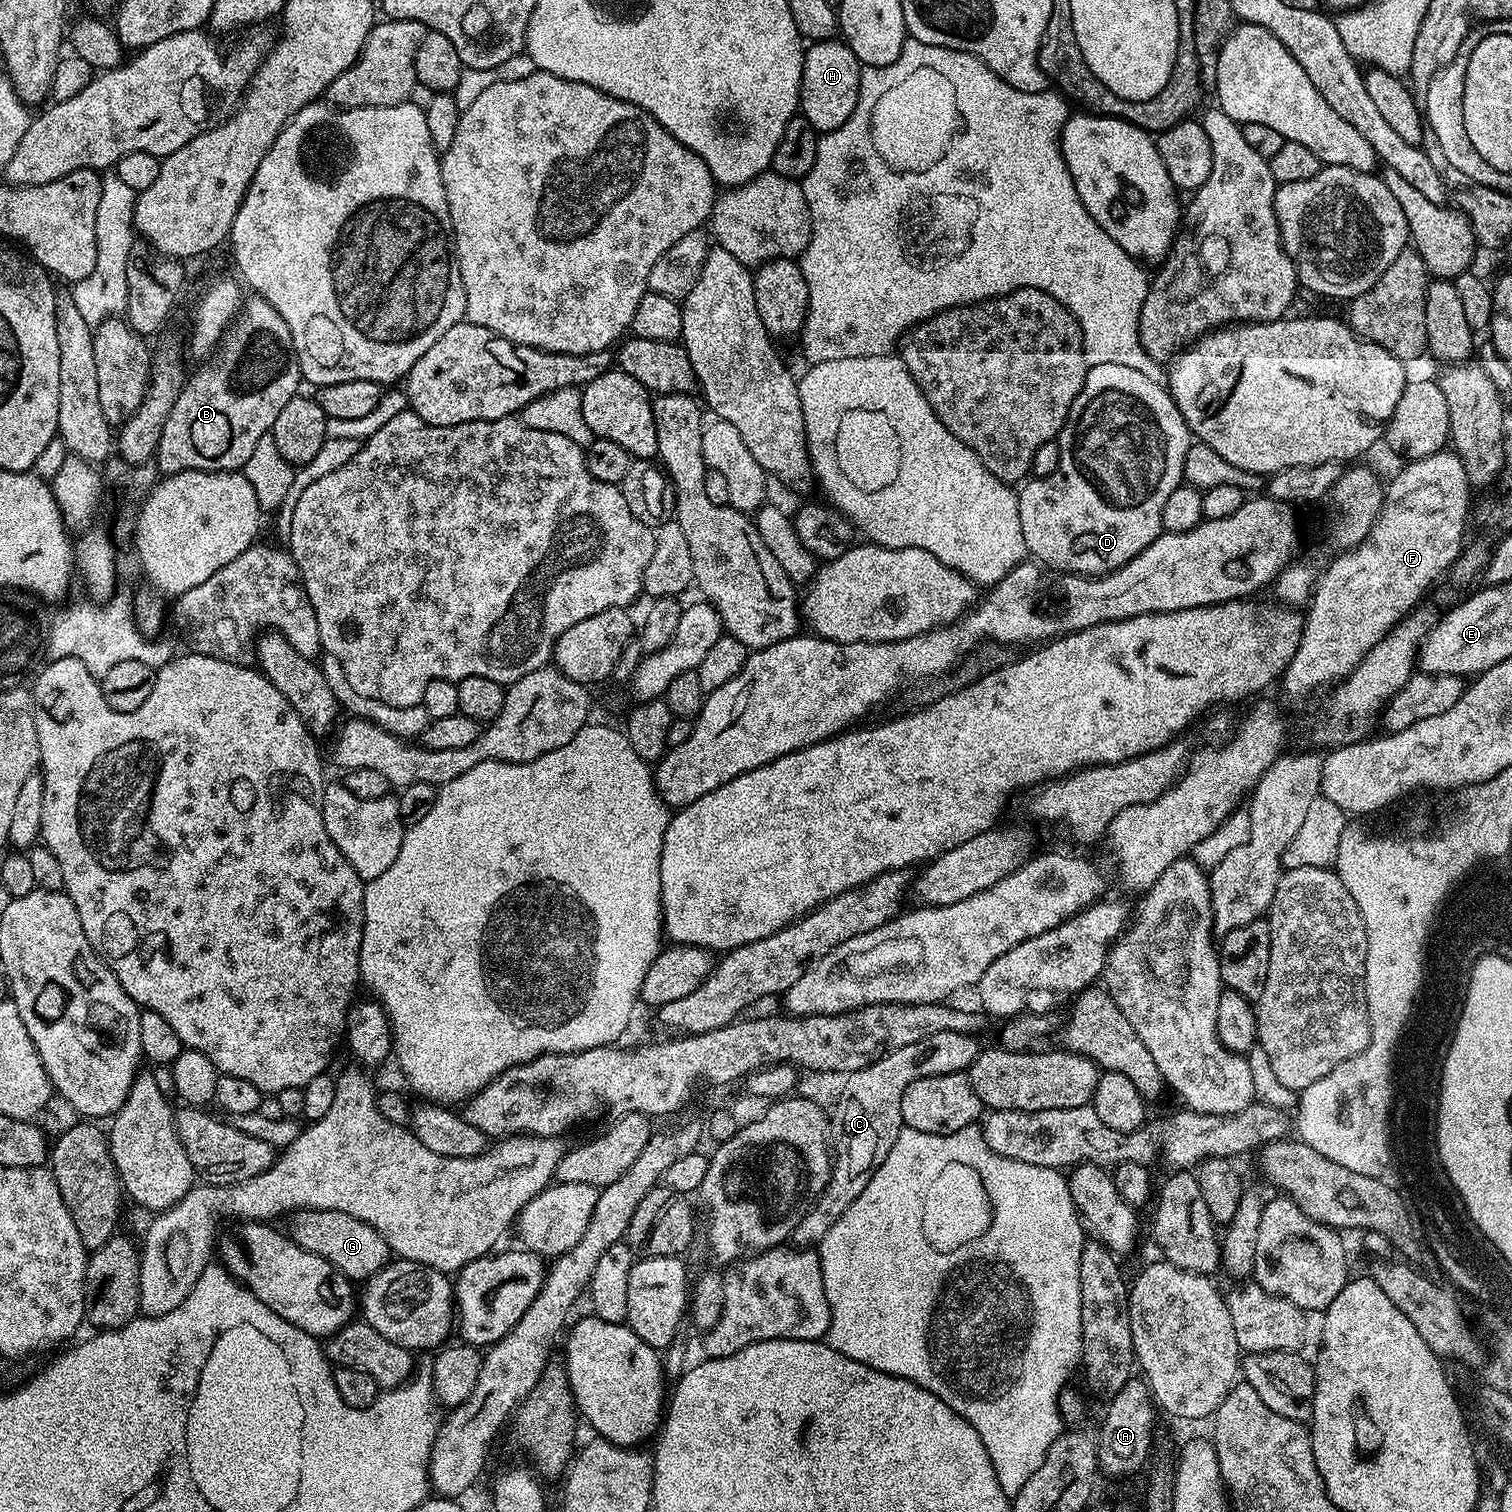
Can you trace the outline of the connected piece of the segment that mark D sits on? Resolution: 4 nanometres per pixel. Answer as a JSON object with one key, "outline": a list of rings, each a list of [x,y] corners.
{"outline":[[[1094,364],[1089,367],[1086,382],[1082,386],[1078,398],[1074,398],[1074,402],[1070,406],[1070,414],[1058,437],[1060,457],[1054,474],[1029,479],[1018,492],[1018,514],[1022,526],[1022,538],[1026,538],[1028,556],[1039,561],[1045,569],[1056,568],[1052,570],[1060,574],[1103,576],[1104,573],[1112,572],[1114,569],[1122,567],[1126,562],[1130,562],[1138,554],[1142,554],[1142,550],[1146,550],[1146,546],[1150,546],[1150,542],[1154,542],[1160,537],[1164,527],[1162,506],[1166,506],[1166,498],[1170,498],[1170,494],[1174,494],[1174,490],[1179,488],[1183,481],[1186,450],[1193,444],[1194,437],[1188,431],[1172,393],[1161,381],[1160,384],[1158,381],[1156,376],[1142,374],[1142,370],[1130,370],[1130,366]]]}

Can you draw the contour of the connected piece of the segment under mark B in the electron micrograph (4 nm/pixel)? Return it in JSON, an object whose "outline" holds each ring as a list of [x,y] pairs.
{"outline":[[[253,295],[252,300],[245,299],[240,305],[240,312],[232,319],[232,324],[224,332],[224,336],[220,339],[219,345],[215,353],[203,361],[204,364],[196,373],[187,377],[182,394],[178,394],[178,402],[174,402],[174,410],[170,410],[170,418],[166,418],[166,426],[162,426],[162,438],[156,447],[156,455],[154,464],[161,468],[161,473],[171,474],[174,472],[234,472],[243,469],[248,460],[254,454],[254,446],[258,446],[258,438],[269,435],[271,433],[274,422],[278,418],[278,414],[286,406],[286,402],[290,402],[290,398],[294,398],[300,391],[302,385],[302,377],[300,367],[296,361],[296,355],[292,349],[292,335],[286,326],[286,322],[282,322],[282,314],[278,314],[278,310],[274,310],[274,306],[270,306],[270,302],[266,302],[262,297]]]}

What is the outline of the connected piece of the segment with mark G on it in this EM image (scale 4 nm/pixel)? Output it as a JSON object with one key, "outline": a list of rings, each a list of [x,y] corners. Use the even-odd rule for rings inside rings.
{"outline":[[[301,1208],[291,1213],[287,1220],[286,1235],[299,1248],[310,1250],[310,1254],[318,1254],[318,1258],[326,1258],[326,1262],[333,1264],[353,1282],[366,1282],[390,1262],[386,1238],[382,1238],[374,1226],[366,1226],[366,1222],[350,1218],[350,1214],[342,1214],[342,1210]]]}

